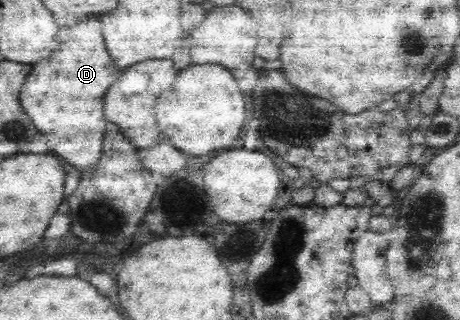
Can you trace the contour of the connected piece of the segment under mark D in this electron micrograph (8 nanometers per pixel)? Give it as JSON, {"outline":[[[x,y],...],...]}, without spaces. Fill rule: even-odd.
{"outline":[[[88,19],[72,27],[62,27],[58,35],[62,41],[60,41],[60,49],[54,53],[56,57],[52,55],[50,59],[42,59],[34,65],[34,71],[28,75],[22,87],[20,101],[22,101],[24,111],[32,117],[34,125],[42,133],[46,133],[50,149],[54,153],[58,153],[60,157],[64,157],[68,163],[76,167],[90,167],[98,163],[102,155],[102,139],[106,131],[106,117],[102,111],[102,101],[104,101],[106,91],[114,83],[114,79],[120,75],[120,69],[114,65],[114,61],[110,61],[110,55],[106,53],[106,47],[102,41],[102,25],[98,19]]]}

